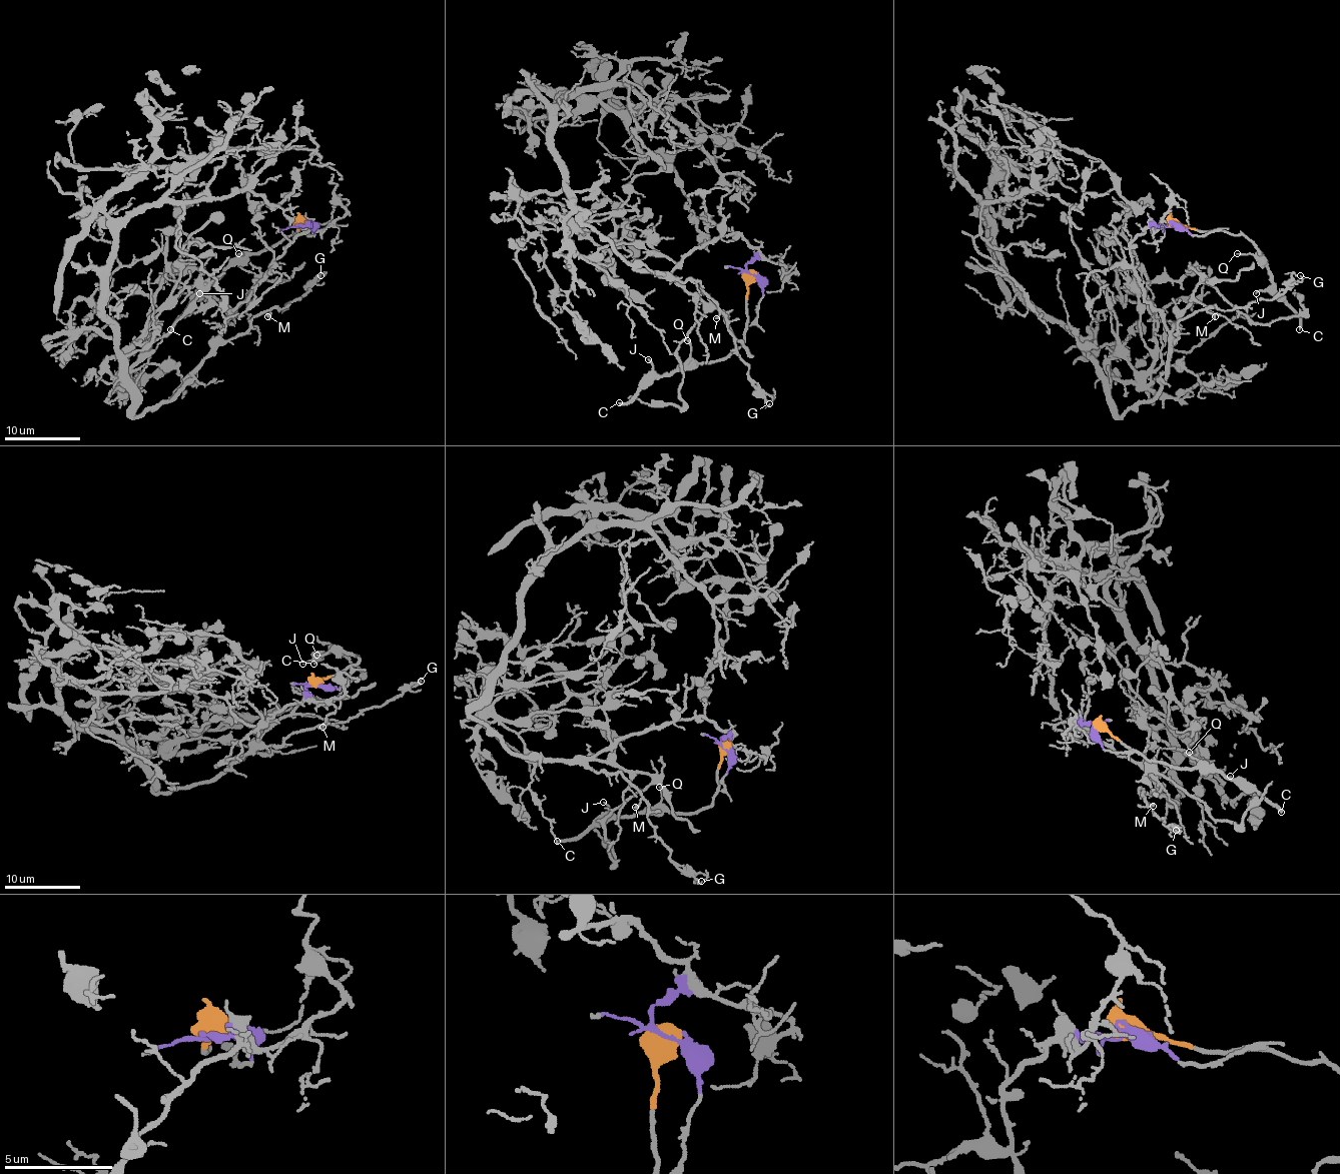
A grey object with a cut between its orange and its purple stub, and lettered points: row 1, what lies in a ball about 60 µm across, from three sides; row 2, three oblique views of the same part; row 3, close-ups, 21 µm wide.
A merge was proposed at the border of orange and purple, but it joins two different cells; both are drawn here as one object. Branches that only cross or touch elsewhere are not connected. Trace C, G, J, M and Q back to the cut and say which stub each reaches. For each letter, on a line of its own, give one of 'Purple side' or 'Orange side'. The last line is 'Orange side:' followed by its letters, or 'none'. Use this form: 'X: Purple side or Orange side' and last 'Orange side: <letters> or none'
C: Orange side
G: Purple side
J: Orange side
M: Purple side
Q: Orange side
Orange side: C, J, Q

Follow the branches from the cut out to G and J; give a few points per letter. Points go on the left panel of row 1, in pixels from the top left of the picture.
G: (303, 225), (297, 225), (308, 227), (227, 318), (221, 337), (236, 337), (263, 311), (299, 299), (320, 275)
J: (303, 225), (299, 225), (295, 235), (236, 260), (198, 294)

